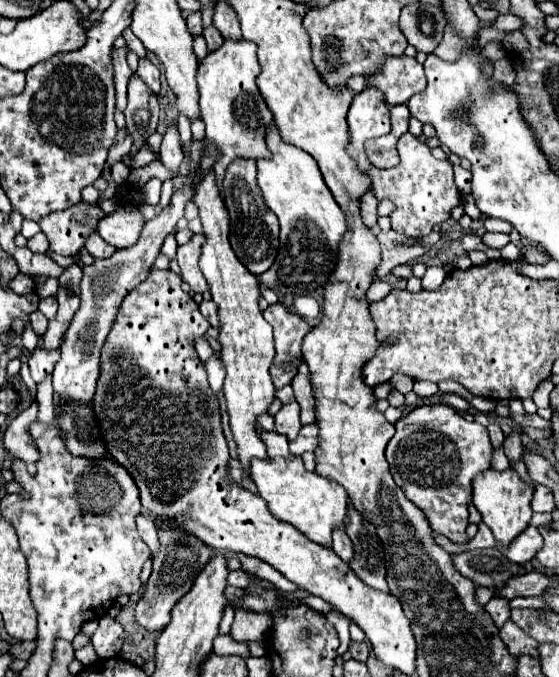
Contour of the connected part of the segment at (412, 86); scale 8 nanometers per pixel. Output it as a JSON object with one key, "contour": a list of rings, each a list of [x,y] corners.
{"contour":[[[386,56],[382,68],[366,76],[366,86],[378,88],[384,94],[384,102],[396,106],[406,104],[416,92],[422,92],[426,88],[426,76],[416,58]]]}

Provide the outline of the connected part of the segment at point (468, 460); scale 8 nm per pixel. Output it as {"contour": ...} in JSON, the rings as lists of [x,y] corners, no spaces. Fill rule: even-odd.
{"contour":[[[420,406],[414,408],[408,416],[400,418],[396,424],[396,434],[386,446],[386,460],[390,464],[390,472],[394,482],[404,490],[406,498],[420,506],[426,514],[430,528],[434,532],[444,534],[456,544],[468,544],[466,526],[468,526],[468,502],[470,502],[470,484],[472,480],[490,468],[494,448],[488,438],[486,426],[478,422],[466,422],[452,406]]]}

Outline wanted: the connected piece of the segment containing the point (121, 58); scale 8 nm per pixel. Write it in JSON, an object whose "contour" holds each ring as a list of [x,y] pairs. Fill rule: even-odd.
{"contour":[[[120,48],[114,50],[112,60],[114,60],[114,84],[116,84],[116,110],[124,110],[126,108],[126,84],[132,76],[132,70],[126,62],[126,52],[128,48]]]}

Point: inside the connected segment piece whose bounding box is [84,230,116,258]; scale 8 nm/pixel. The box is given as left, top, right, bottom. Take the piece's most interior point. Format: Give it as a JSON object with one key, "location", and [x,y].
{"location":[96,247]}

